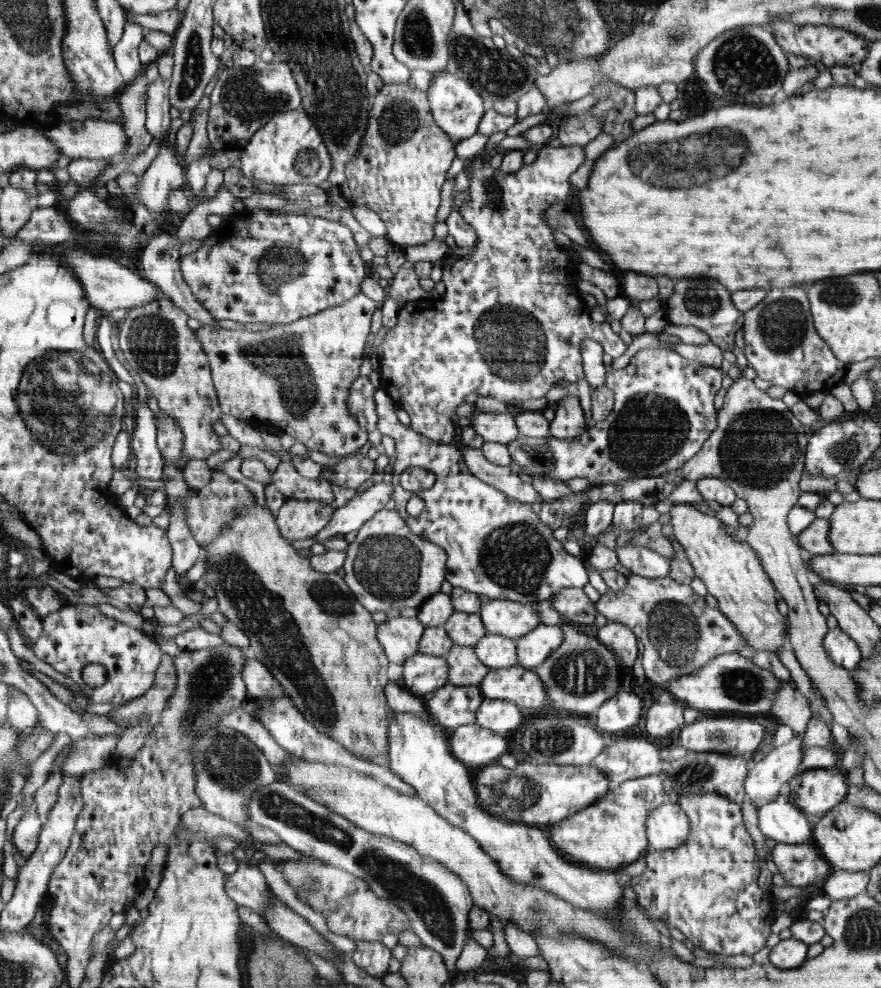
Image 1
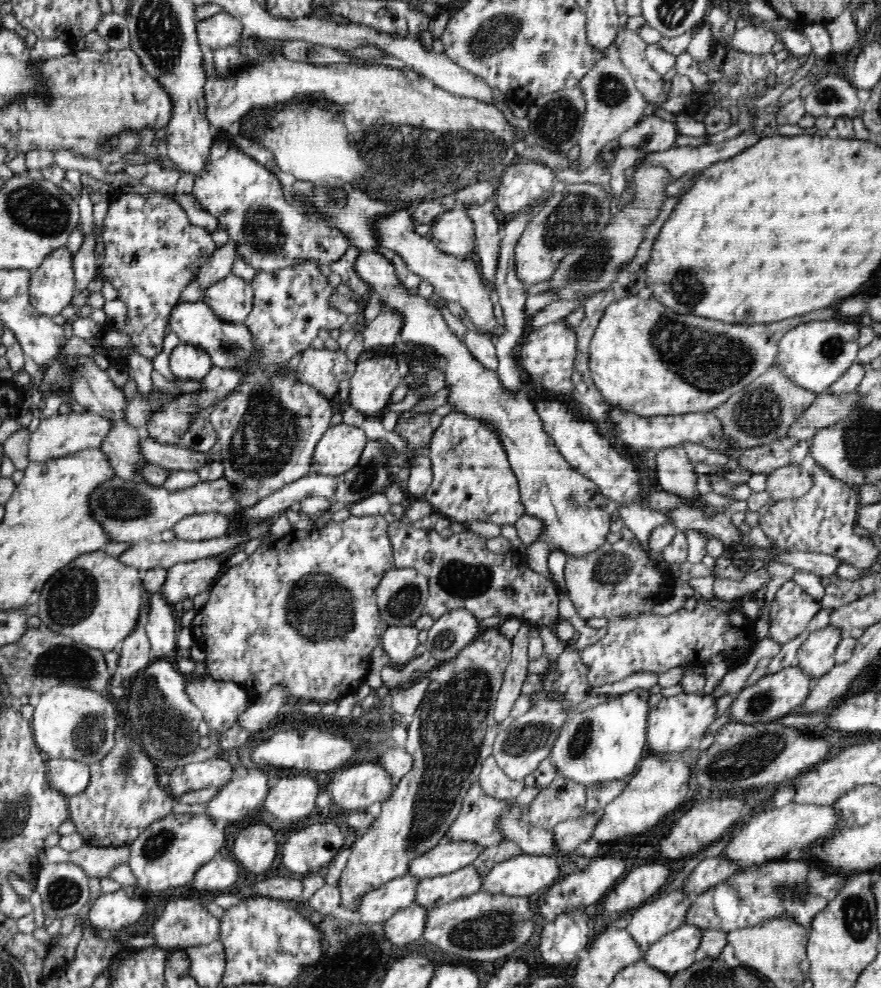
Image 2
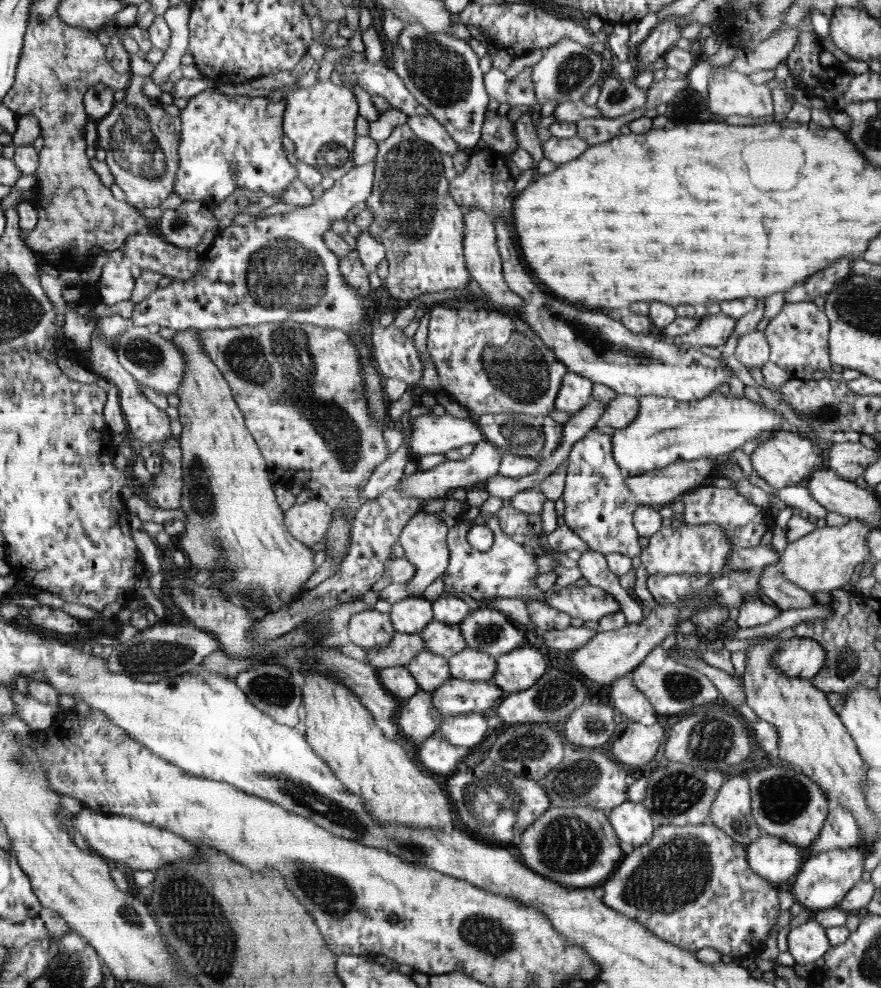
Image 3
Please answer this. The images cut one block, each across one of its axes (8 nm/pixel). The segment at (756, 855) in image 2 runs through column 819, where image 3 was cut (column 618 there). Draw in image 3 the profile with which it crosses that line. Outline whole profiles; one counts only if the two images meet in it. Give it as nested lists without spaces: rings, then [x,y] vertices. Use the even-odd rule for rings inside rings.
[[[626,801],[609,811],[608,816],[624,846],[635,849],[653,839],[656,823],[643,803]]]

